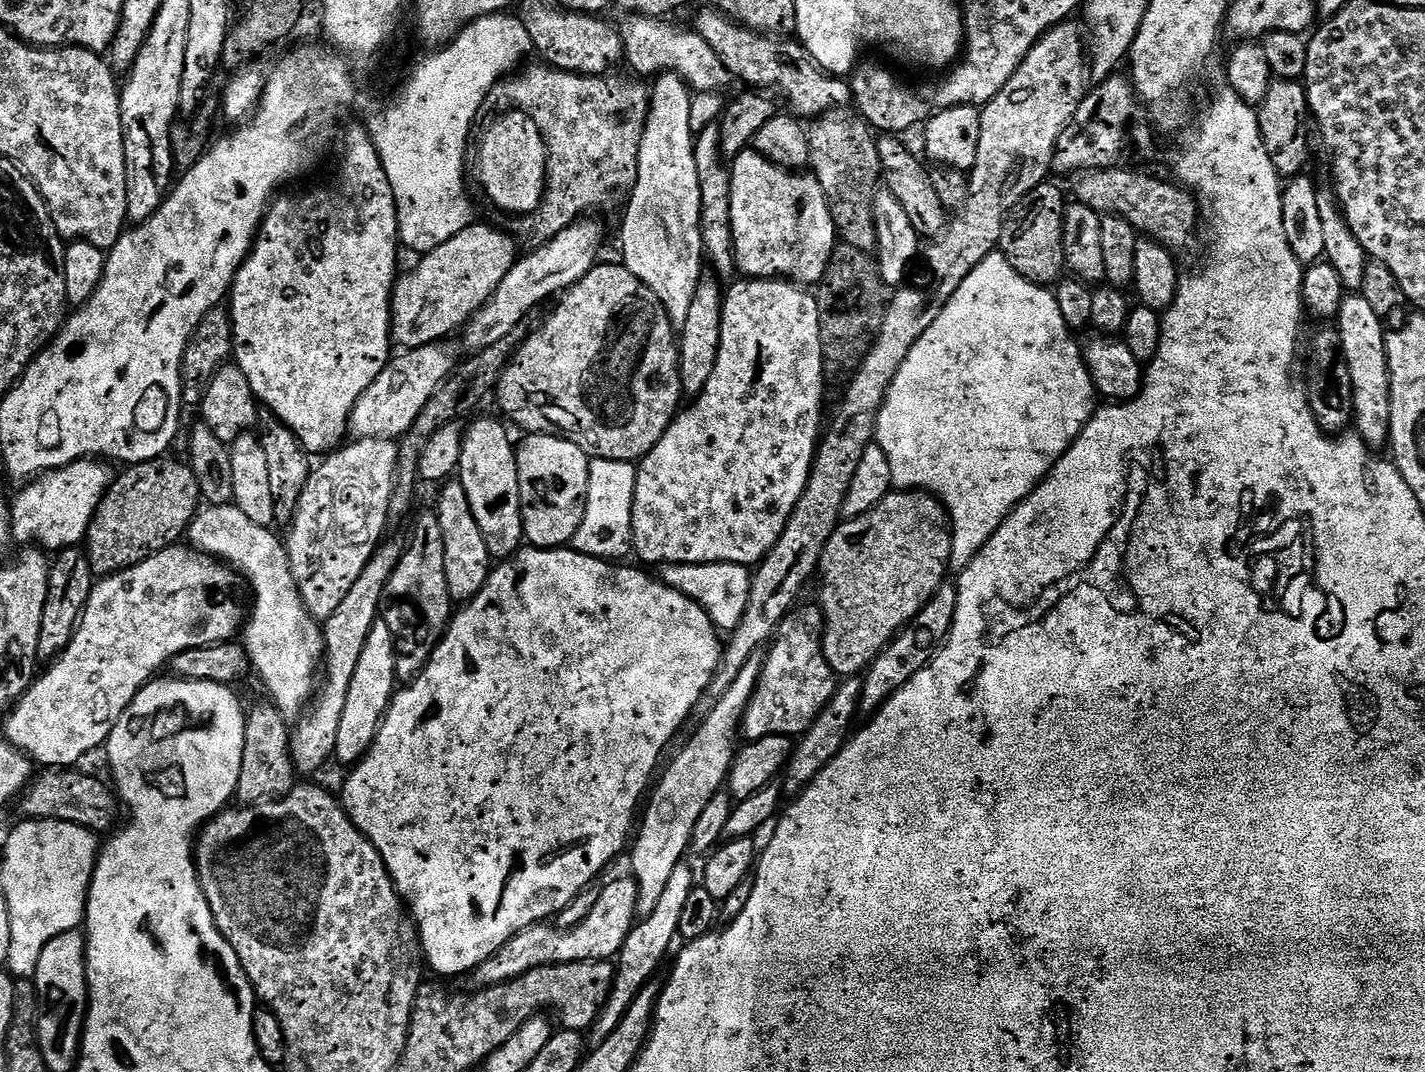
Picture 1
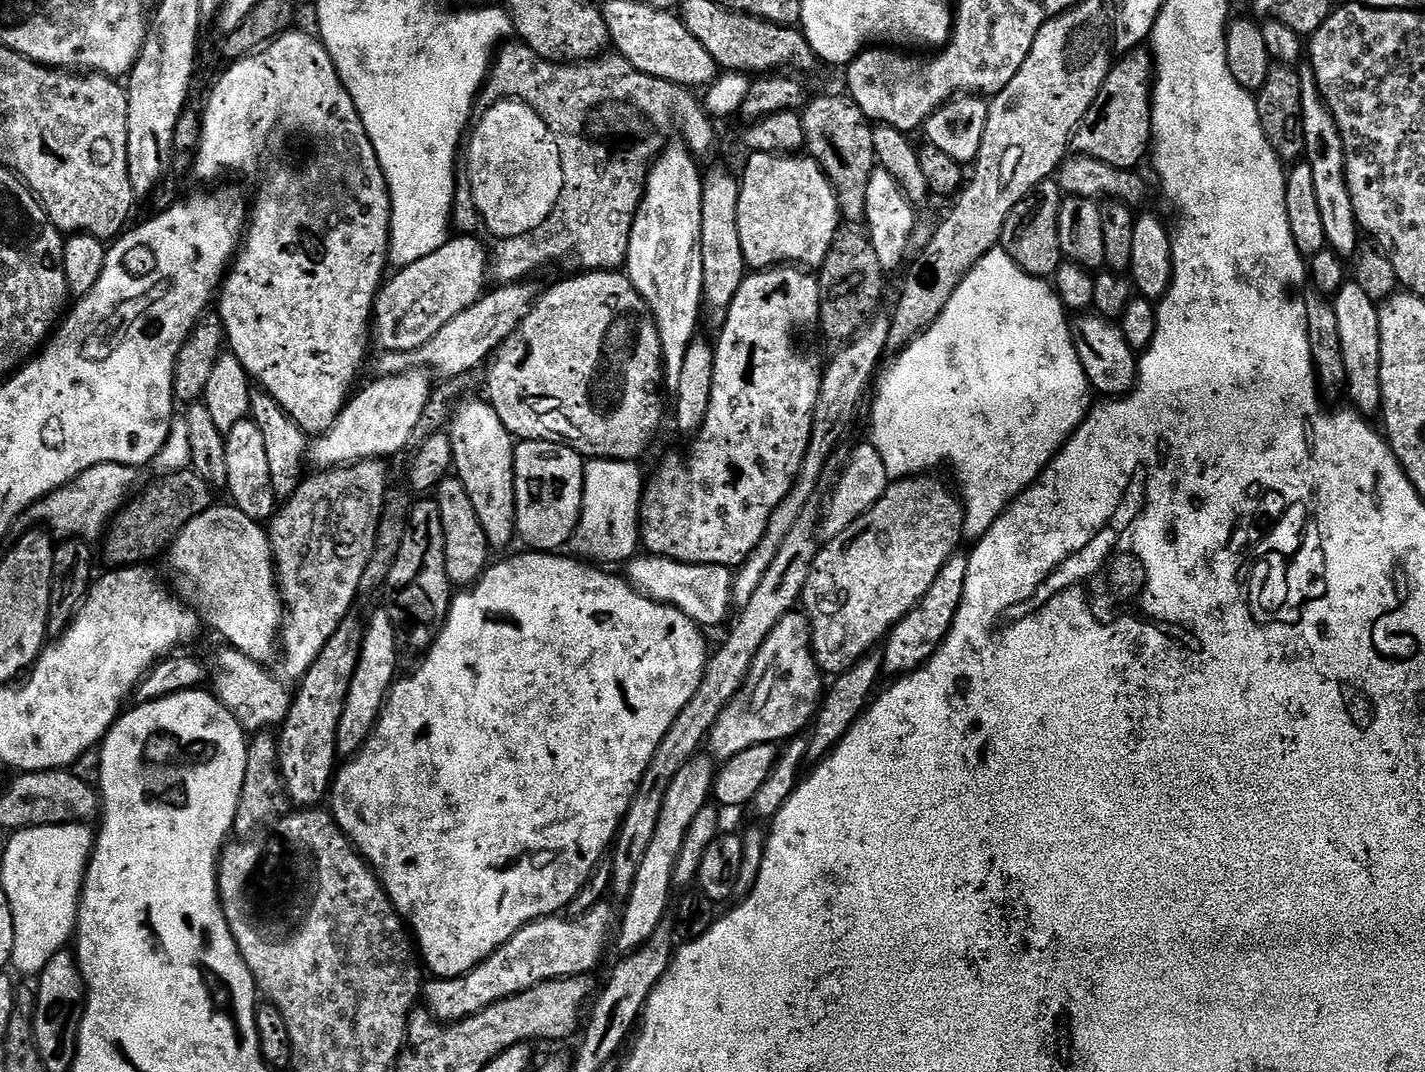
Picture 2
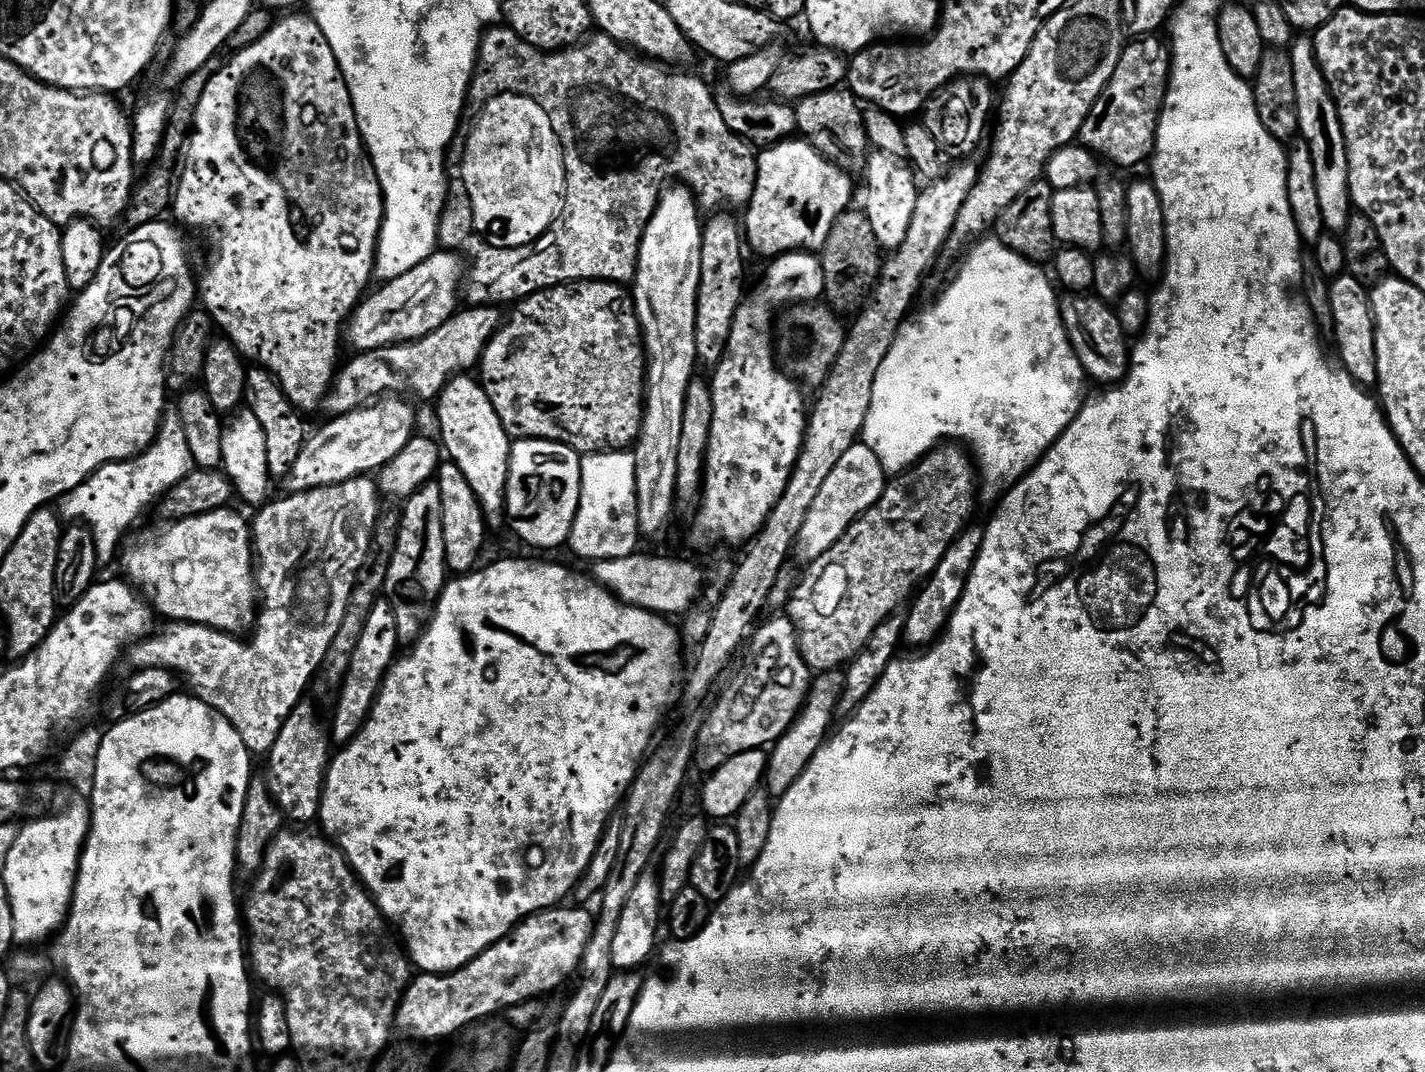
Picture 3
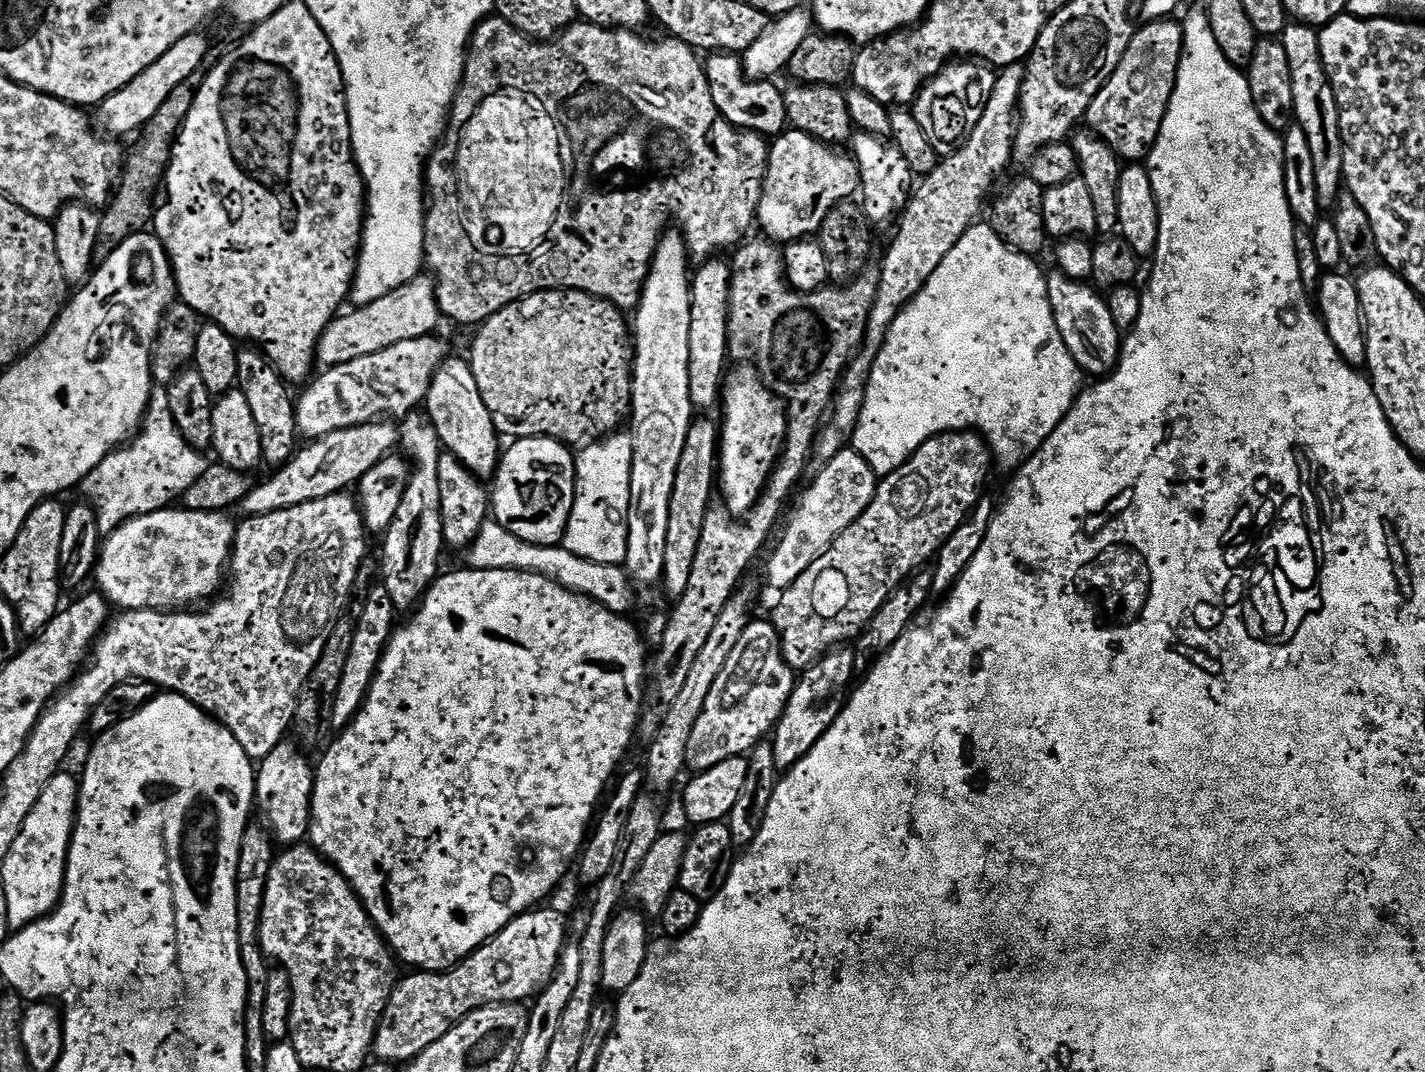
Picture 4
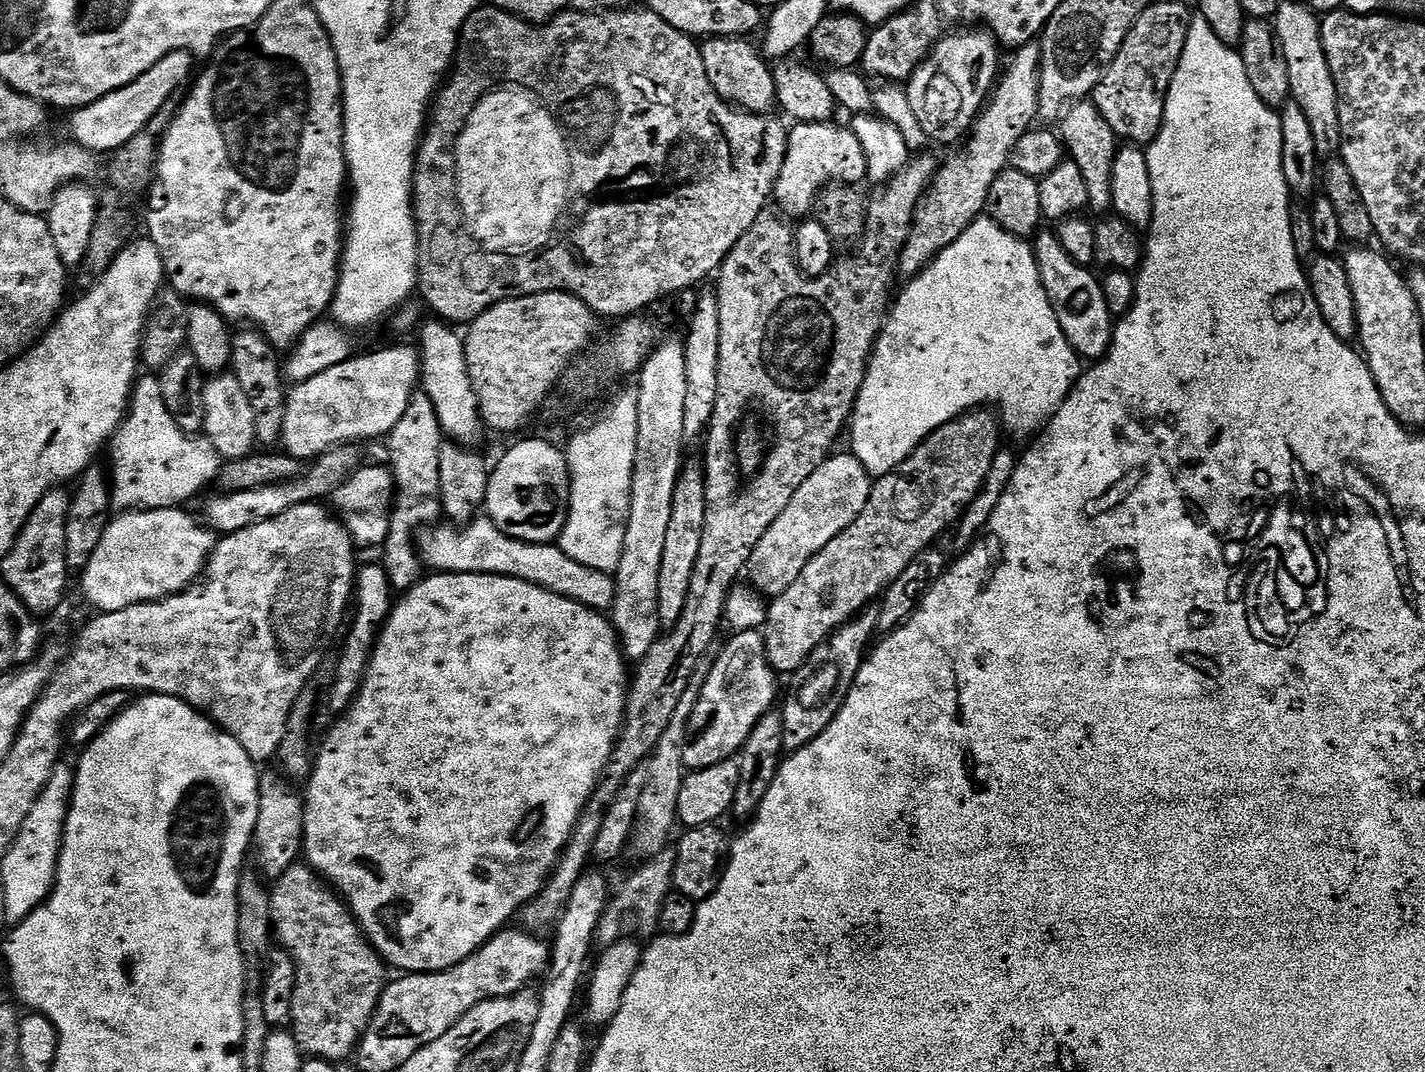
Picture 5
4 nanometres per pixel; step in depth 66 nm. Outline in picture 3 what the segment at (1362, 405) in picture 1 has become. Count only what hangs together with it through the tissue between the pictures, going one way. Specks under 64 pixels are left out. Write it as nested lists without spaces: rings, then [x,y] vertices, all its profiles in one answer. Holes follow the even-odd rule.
[[[1341,274],[1329,283],[1330,310],[1334,314],[1332,332],[1336,336],[1336,348],[1340,351],[1339,363],[1361,386],[1376,384],[1376,320],[1372,316],[1372,302],[1367,287],[1349,274]]]

